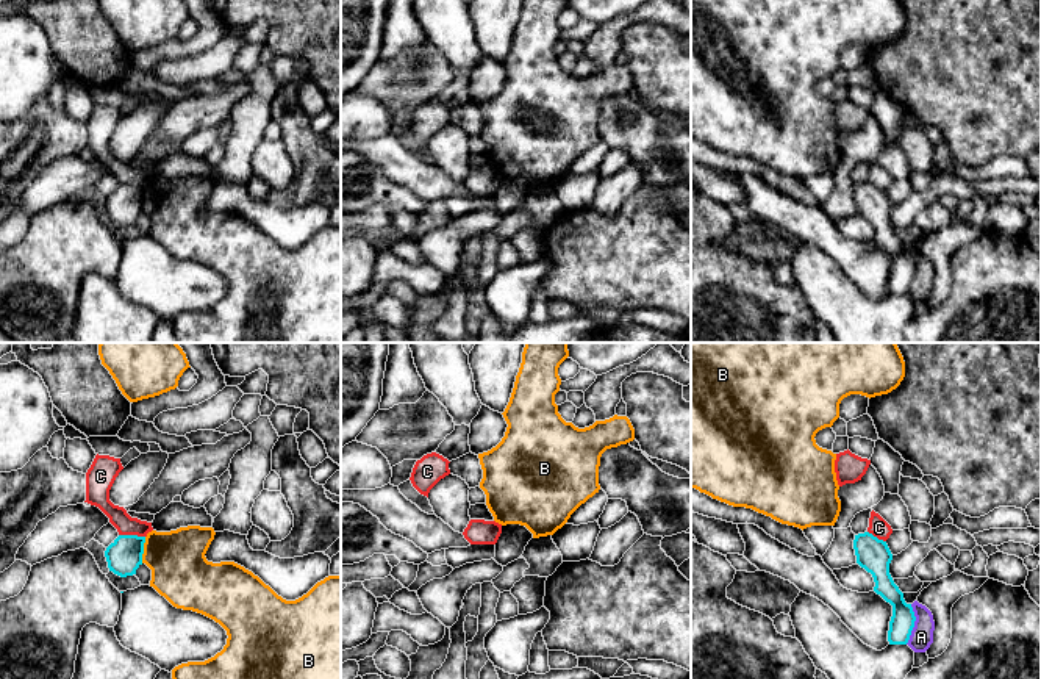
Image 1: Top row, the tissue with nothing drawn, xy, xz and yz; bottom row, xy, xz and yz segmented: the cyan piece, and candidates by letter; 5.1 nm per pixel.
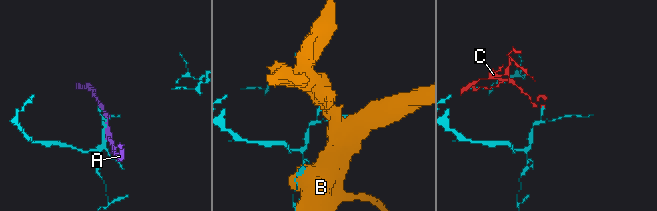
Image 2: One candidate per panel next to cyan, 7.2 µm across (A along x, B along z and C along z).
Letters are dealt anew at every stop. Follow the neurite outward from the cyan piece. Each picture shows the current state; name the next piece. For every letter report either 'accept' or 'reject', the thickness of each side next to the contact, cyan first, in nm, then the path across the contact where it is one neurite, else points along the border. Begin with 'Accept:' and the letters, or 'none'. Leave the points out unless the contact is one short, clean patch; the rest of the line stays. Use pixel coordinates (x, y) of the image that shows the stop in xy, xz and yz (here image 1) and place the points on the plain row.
Accept: none
A: reject; 130 nm thick on the cyan side, 120 nm on the other
B: reject; 180 nm thick on the cyan side, 300 nm on the other
C: reject; 180 nm thick on the cyan side, 100 nm on the other; border along xy (119, 183), (144, 186)

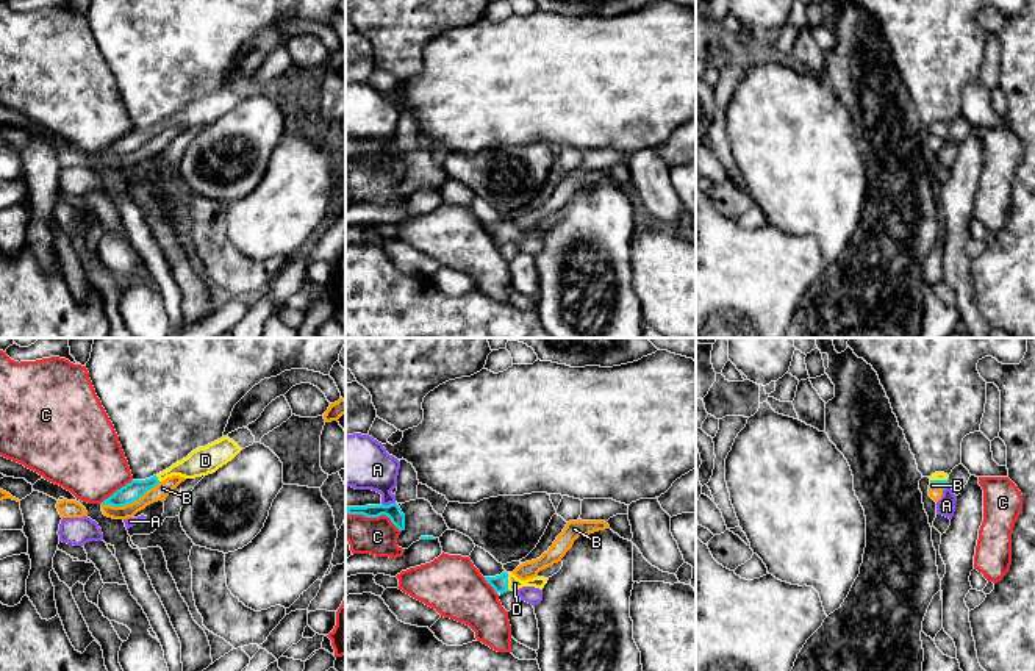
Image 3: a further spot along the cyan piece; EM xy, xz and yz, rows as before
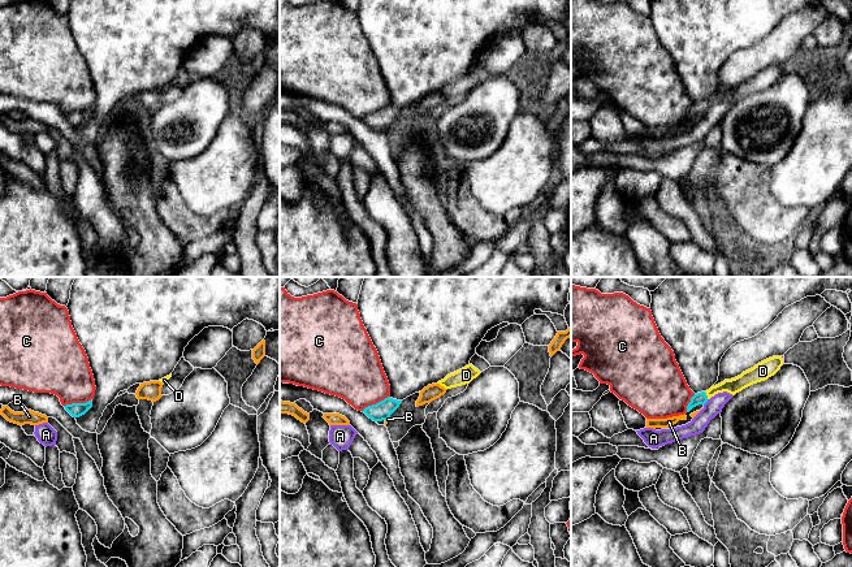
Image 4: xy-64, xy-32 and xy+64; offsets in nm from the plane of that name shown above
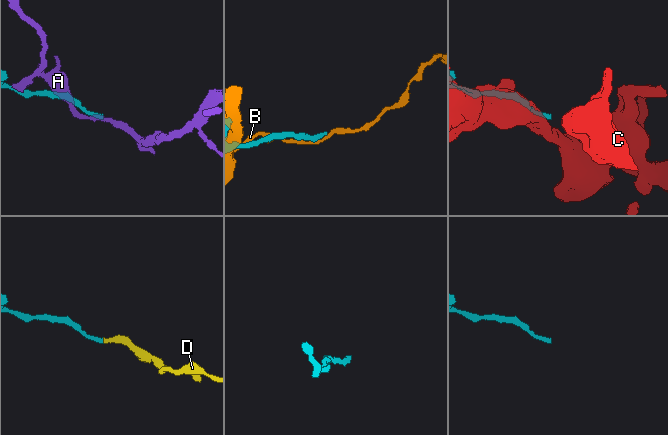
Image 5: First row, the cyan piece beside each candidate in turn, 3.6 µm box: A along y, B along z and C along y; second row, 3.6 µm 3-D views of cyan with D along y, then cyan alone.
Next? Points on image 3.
Accept: D
A: reject; 80 nm thick on the cyan side, 280 nm on the other
B: reject; 100 nm thick on the cyan side, 80 nm on the other
C: reject; 80 nm thick on the cyan side, 190 nm on the other
D: accept; 80 nm thick on the cyan side, 70 nm on the other; runs through xz (499, 232), (507, 232), (515, 233)

